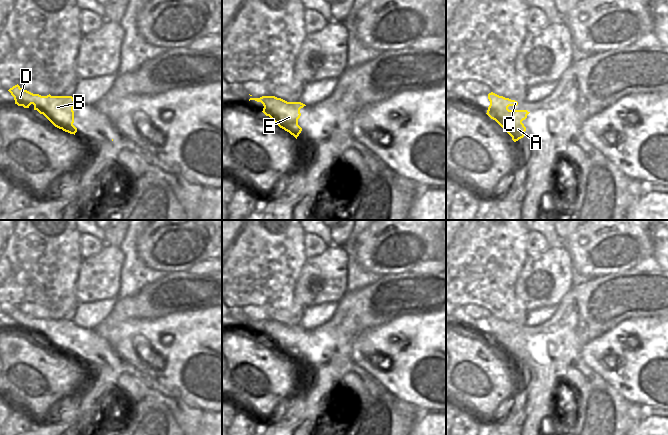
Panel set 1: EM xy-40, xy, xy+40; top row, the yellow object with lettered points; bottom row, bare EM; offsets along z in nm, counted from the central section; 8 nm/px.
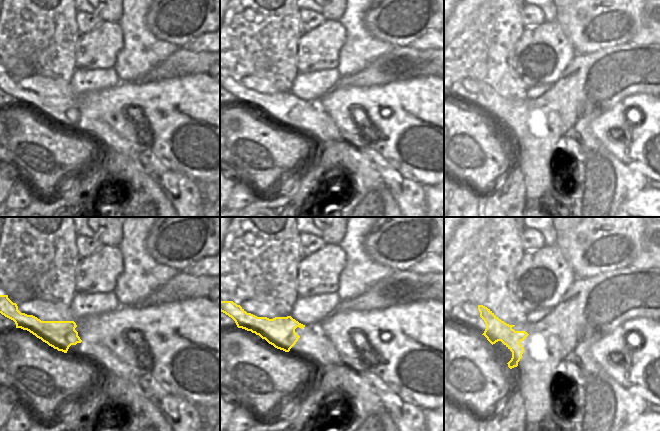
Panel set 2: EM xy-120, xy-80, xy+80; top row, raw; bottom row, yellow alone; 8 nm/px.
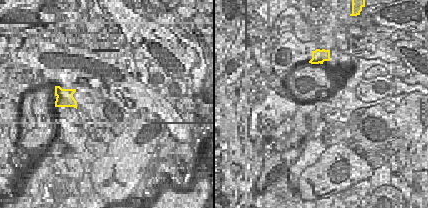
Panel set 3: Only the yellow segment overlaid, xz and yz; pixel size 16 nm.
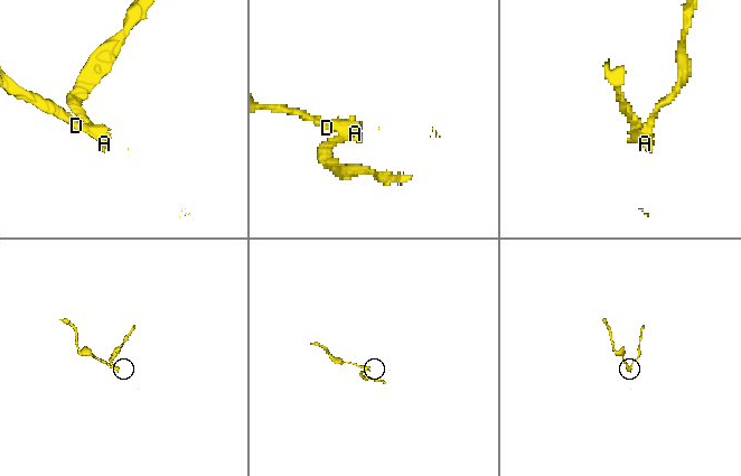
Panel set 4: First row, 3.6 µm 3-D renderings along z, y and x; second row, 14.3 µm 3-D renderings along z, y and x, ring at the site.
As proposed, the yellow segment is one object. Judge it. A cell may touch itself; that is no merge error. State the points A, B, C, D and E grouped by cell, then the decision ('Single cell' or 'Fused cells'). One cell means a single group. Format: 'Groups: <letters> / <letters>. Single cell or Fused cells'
Groups: A C / B D E. Fused cells

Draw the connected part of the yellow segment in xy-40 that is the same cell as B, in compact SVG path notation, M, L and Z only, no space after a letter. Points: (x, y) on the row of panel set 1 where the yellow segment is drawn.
M18 84L8 90L14 97L15 104L29 108L34 105L34 110L43 114L55 127L65 132L74 134L74 111L75 106L83 104L77 102L72 96L41 96L23 90Z

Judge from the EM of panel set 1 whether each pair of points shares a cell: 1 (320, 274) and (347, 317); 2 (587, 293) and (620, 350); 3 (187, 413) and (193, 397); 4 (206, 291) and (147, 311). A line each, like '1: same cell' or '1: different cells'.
1: different cells
2: different cells
3: different cells
4: same cell

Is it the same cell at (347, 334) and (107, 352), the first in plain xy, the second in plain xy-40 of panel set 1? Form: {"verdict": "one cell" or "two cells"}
{"verdict": "one cell"}

